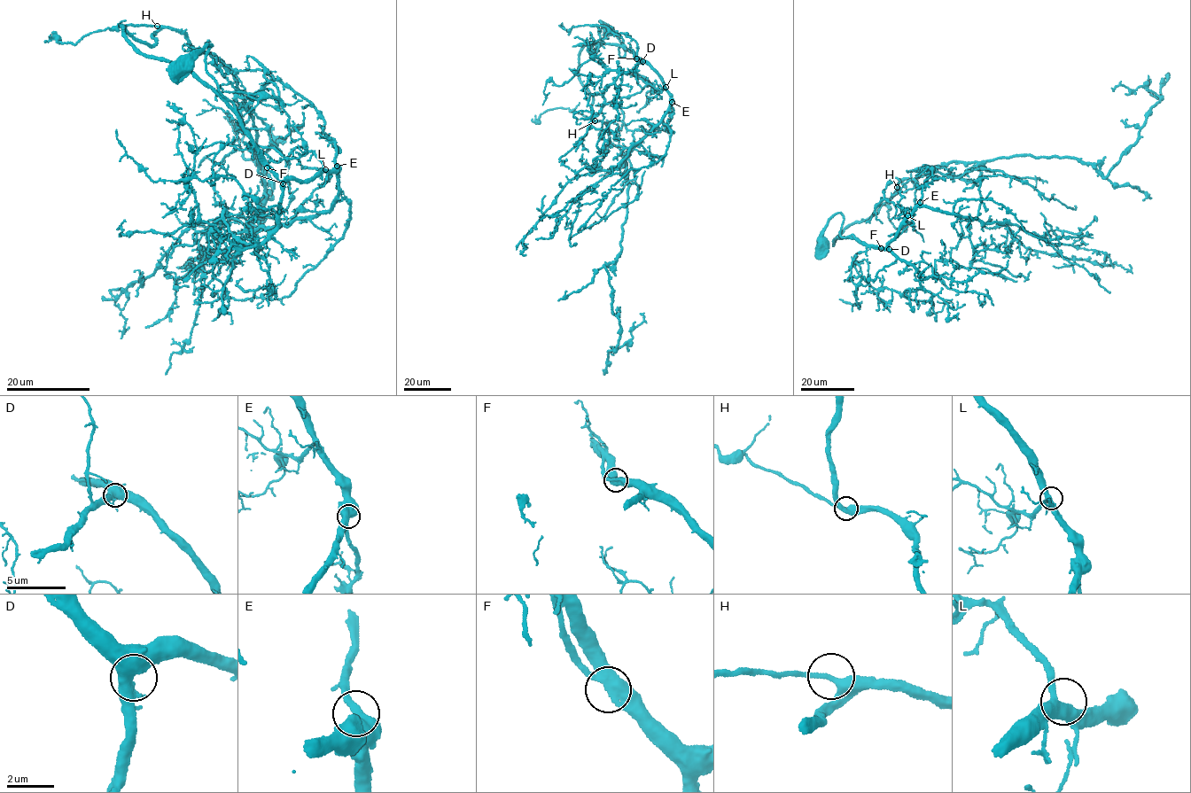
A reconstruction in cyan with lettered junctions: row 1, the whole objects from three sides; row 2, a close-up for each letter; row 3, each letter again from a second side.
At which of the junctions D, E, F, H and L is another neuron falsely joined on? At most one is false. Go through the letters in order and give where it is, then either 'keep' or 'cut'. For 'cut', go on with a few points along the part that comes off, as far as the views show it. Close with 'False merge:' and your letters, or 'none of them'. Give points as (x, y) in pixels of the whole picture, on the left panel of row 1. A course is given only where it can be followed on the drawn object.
D: (283, 183) | keep
E: (337, 166) | keep
F: (267, 167) | keep
H: (157, 26) | keep
L: (325, 169) | keep
False merge: none of them

